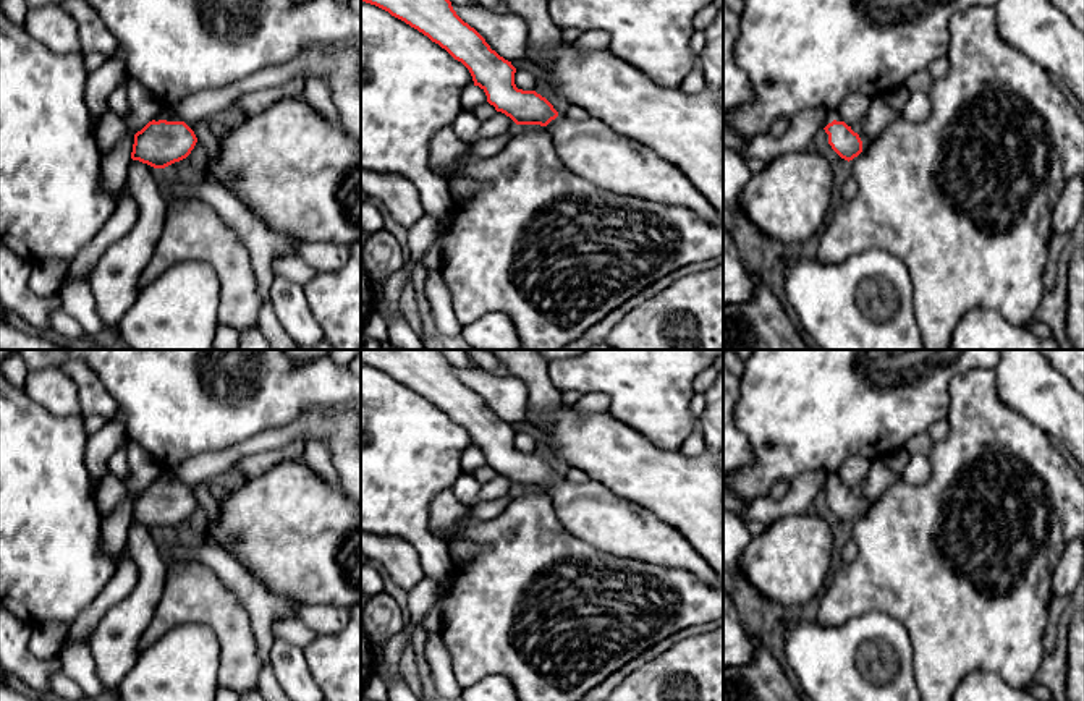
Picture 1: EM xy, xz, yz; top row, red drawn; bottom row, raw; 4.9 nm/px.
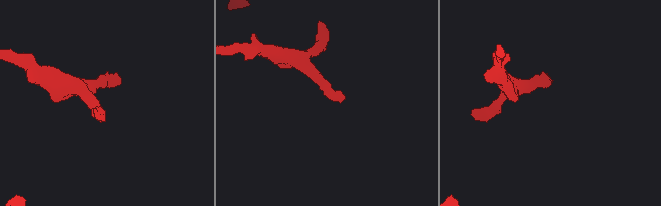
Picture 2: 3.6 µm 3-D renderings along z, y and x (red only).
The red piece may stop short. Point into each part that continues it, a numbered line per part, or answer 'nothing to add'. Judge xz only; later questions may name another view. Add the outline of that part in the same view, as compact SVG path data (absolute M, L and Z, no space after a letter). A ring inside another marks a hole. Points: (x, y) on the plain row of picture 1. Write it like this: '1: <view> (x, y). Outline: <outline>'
1: xz (589, 510). Outline: M560 476L547 491L560 523L595 549L684 570L720 586L717 573L692 544L646 507L618 497L594 479L576 484Z

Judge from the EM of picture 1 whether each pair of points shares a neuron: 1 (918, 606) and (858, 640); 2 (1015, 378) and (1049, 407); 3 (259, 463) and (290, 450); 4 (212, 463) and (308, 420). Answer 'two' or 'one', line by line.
1: two
2: one
3: one
4: one

